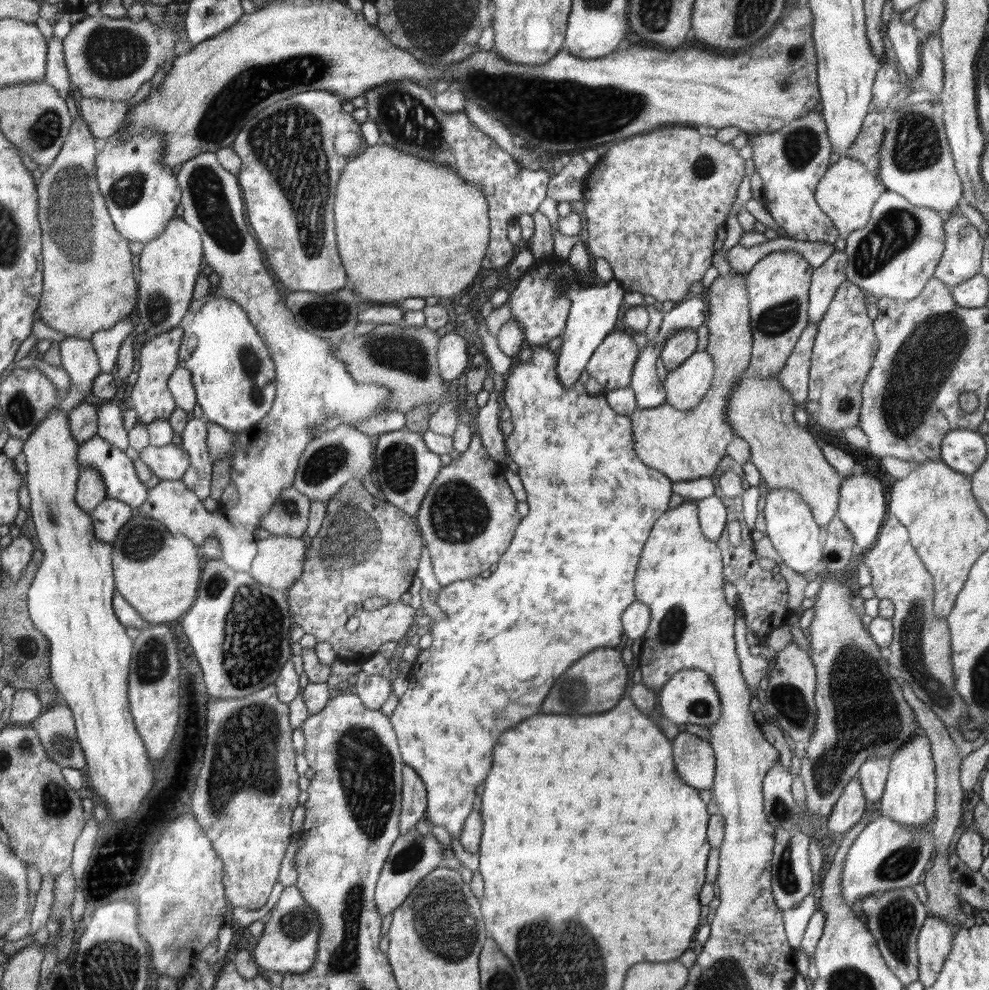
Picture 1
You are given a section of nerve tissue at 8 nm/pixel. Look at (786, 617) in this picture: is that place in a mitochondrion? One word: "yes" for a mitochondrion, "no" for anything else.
no

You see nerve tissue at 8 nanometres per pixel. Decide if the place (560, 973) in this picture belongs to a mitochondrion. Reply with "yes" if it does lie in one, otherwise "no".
yes

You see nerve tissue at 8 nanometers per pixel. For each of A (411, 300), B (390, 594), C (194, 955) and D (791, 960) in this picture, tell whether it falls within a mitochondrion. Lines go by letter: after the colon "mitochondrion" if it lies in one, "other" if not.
A: other
B: other
C: other
D: other

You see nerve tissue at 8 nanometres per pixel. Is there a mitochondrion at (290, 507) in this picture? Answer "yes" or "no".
yes

